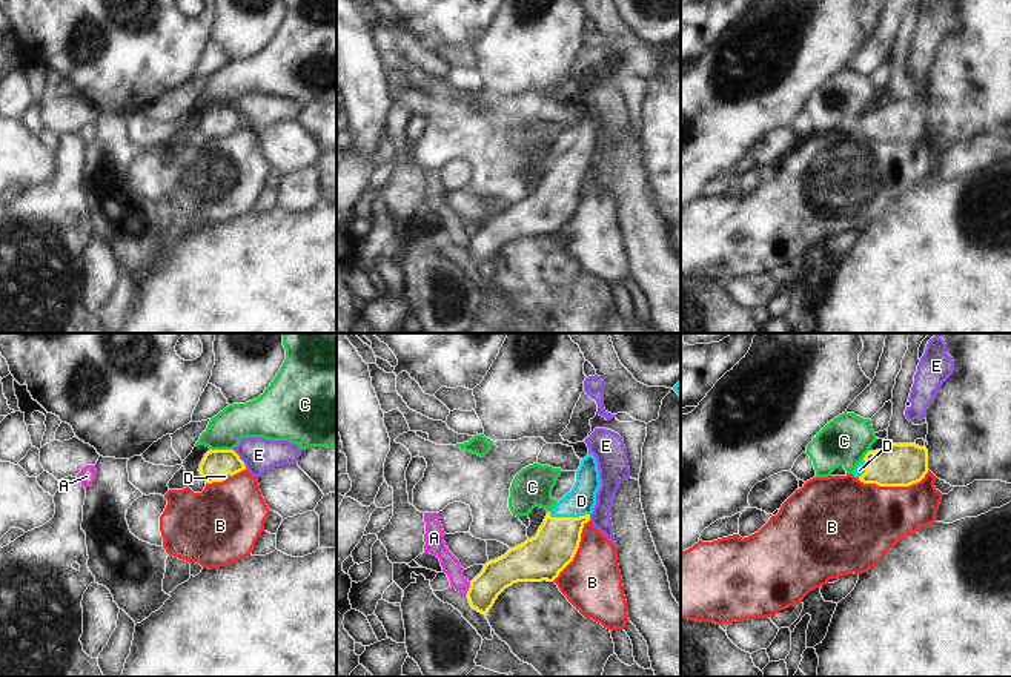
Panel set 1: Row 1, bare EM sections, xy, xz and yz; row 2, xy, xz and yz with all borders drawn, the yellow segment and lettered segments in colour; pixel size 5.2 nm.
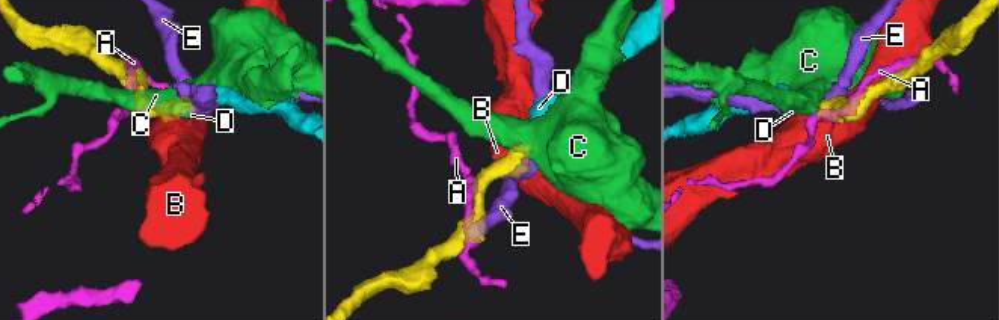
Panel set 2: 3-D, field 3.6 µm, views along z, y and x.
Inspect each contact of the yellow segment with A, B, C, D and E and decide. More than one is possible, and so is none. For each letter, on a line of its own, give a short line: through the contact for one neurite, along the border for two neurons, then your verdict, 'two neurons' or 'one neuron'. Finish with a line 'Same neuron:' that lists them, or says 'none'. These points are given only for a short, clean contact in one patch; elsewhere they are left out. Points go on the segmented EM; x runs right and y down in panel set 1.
A: two neurons
B: two neurons
C: line xy (211, 449), (232, 450); two neurons
D: line xz (543, 558), (555, 545), (569, 518), (581, 501); one neuron
E: line xy (232, 450), (246, 468); two neurons
Same neuron: D

